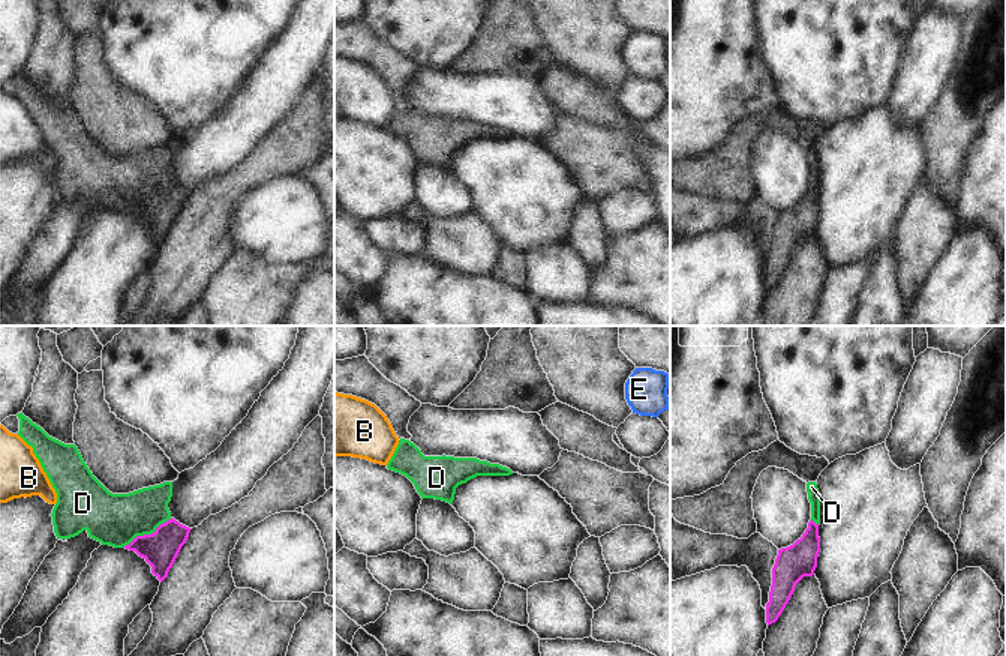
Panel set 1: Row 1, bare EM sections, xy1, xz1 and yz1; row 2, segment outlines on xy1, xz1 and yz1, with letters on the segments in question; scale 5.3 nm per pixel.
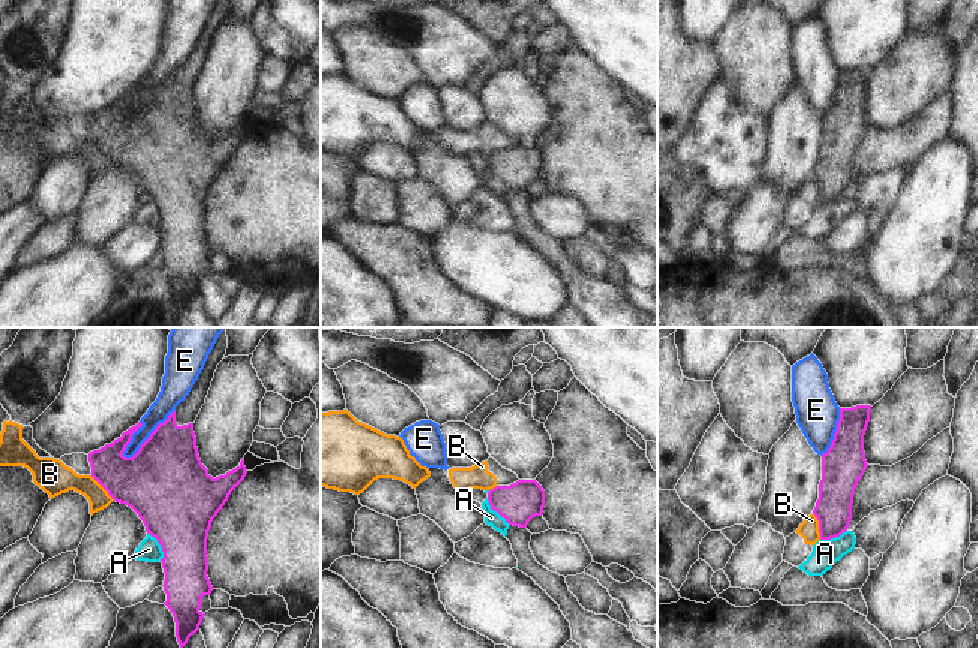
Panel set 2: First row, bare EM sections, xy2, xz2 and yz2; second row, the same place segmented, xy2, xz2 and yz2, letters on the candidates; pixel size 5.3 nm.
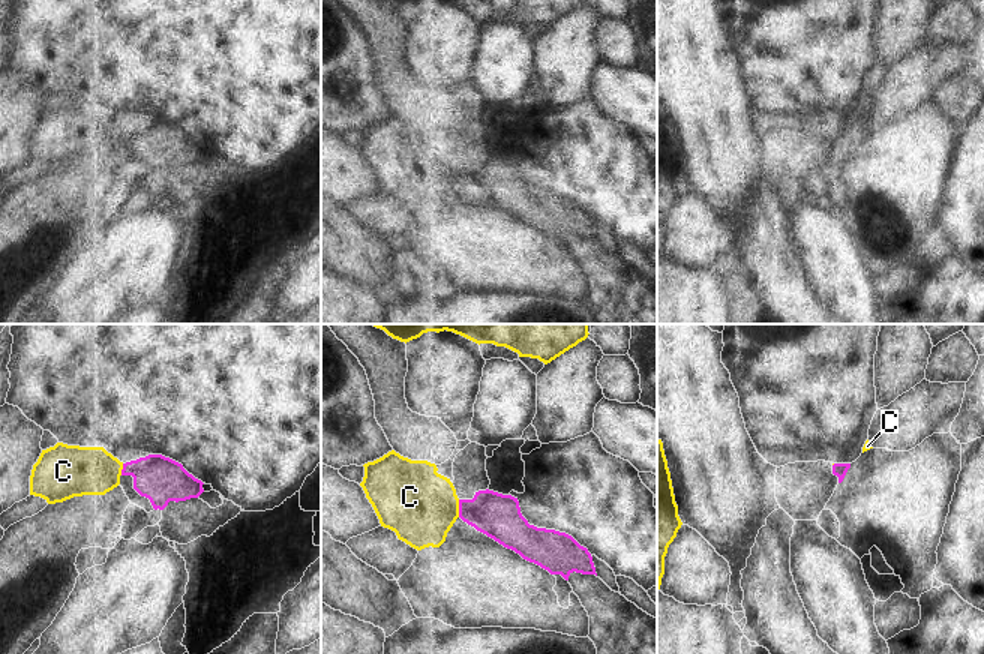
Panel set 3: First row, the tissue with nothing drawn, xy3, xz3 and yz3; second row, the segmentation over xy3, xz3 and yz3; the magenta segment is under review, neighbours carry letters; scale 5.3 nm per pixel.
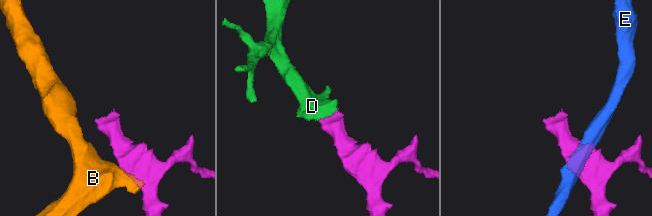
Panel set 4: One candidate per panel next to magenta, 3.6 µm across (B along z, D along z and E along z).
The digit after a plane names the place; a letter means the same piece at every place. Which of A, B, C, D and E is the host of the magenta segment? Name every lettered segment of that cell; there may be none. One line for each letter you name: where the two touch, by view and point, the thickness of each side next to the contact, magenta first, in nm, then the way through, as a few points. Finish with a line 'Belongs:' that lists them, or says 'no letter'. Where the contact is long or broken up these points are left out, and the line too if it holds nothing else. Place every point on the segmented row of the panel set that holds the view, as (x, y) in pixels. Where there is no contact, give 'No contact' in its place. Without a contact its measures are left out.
D: Touches magenta at xy1 (146, 535). Thickness 190 nm (magenta) against 280 nm. Path across: xy1 (161, 548), (146, 535), (132, 521), (116, 520)
Belongs: D.

